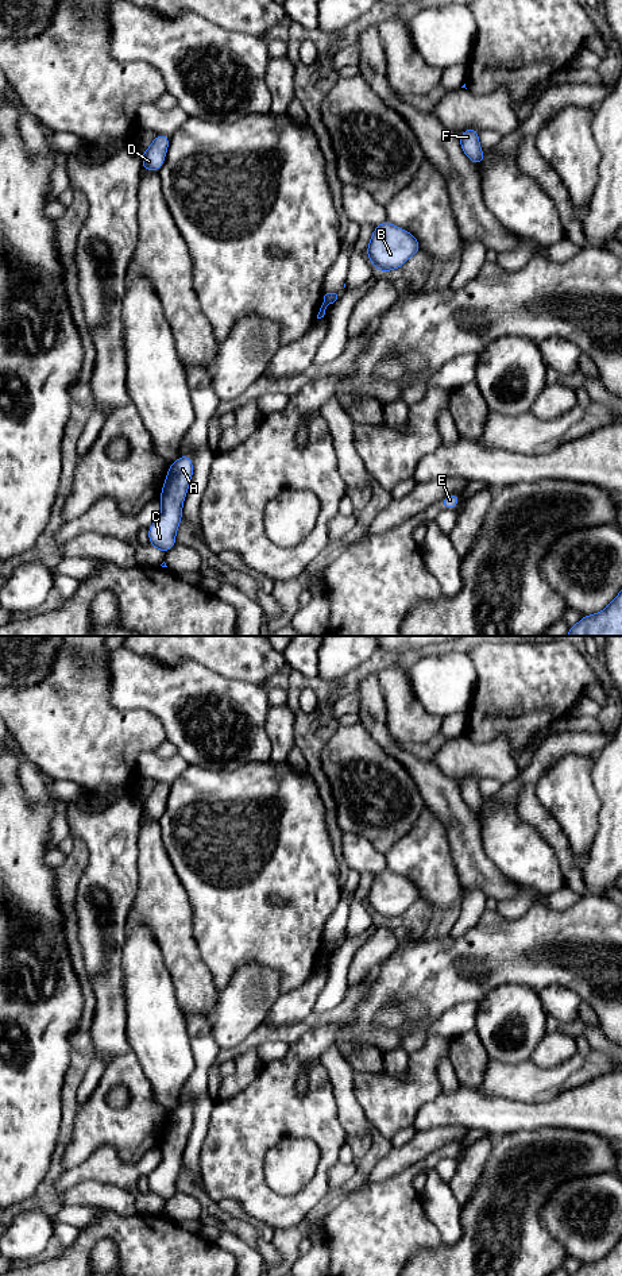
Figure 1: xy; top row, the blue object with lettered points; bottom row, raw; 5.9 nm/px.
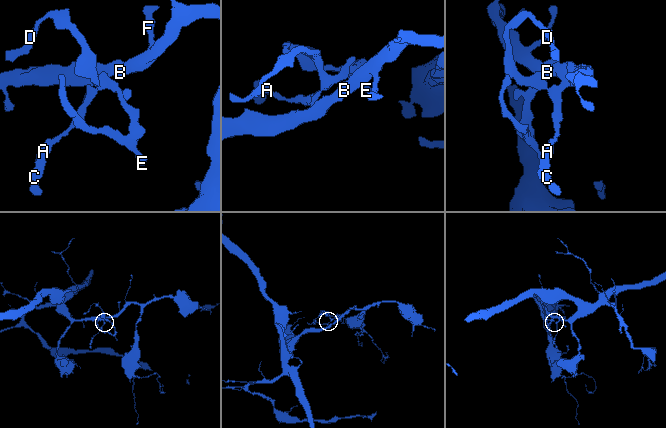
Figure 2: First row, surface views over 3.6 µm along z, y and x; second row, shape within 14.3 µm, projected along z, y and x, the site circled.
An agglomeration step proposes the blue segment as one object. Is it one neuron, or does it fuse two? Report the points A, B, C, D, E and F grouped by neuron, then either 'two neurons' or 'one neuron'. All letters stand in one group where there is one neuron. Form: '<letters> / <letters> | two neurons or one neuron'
A B C F / D E | two neurons

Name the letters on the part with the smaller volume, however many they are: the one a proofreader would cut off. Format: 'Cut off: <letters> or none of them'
Cut off: D, E

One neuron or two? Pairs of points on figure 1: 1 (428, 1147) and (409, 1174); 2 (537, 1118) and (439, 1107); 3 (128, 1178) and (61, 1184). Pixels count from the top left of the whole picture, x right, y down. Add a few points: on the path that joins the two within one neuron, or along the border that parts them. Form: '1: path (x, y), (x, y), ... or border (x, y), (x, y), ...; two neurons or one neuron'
1: border (439, 1151), (387, 1178); two neurons
2: path (513, 1115), (495, 1115), (463, 1107); one neuron
3: path (112, 1172), (81, 1172), (77, 1175); one neuron

